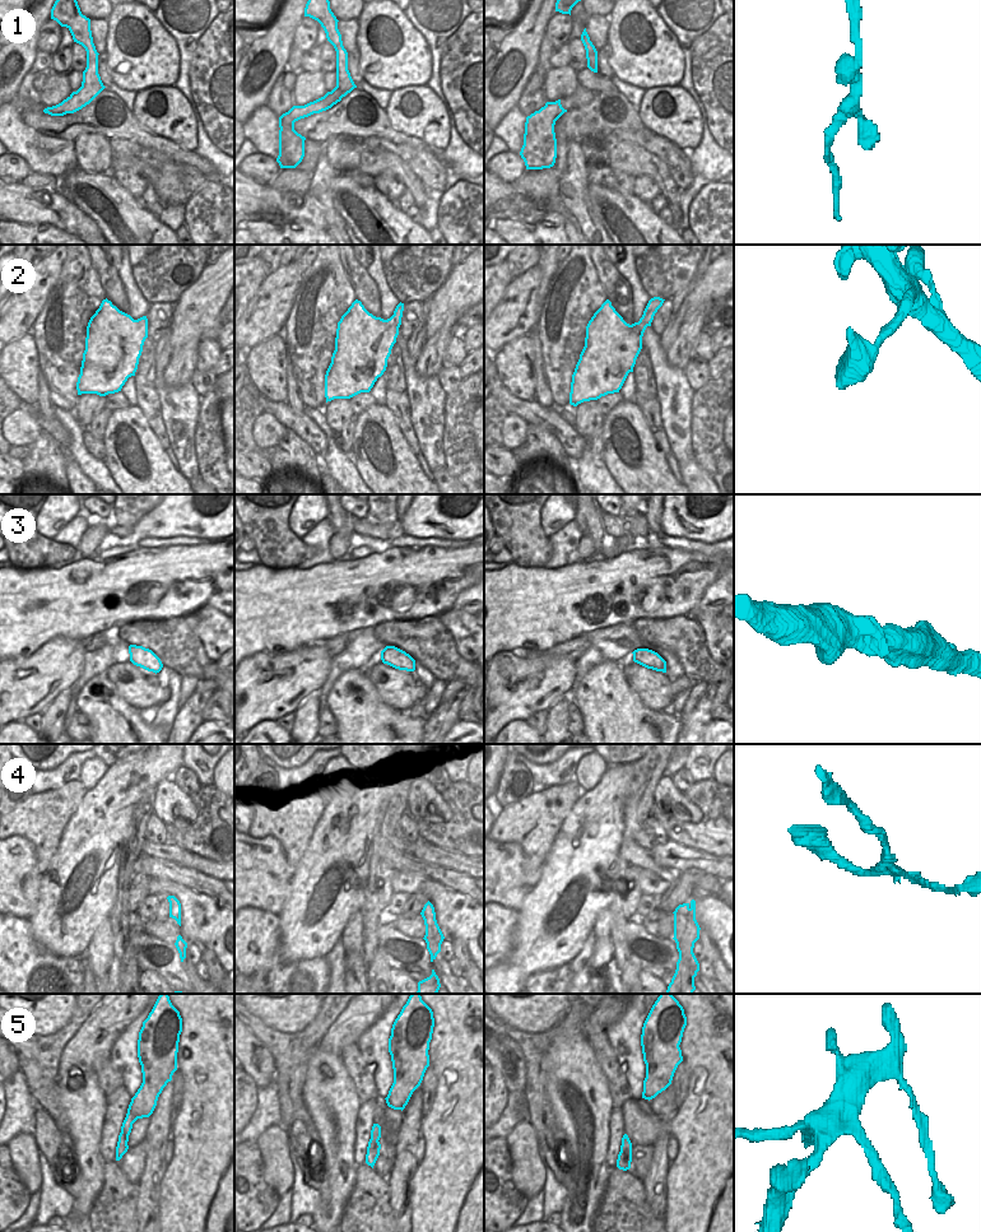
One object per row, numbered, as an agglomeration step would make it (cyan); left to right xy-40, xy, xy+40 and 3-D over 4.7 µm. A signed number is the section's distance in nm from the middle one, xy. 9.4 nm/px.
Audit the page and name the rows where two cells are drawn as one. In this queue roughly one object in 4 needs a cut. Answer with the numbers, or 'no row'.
4, 5

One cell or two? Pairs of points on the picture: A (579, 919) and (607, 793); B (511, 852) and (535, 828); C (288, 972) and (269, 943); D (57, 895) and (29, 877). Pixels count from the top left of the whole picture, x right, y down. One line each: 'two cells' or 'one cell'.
A: one cell
B: two cells
C: one cell
D: two cells

